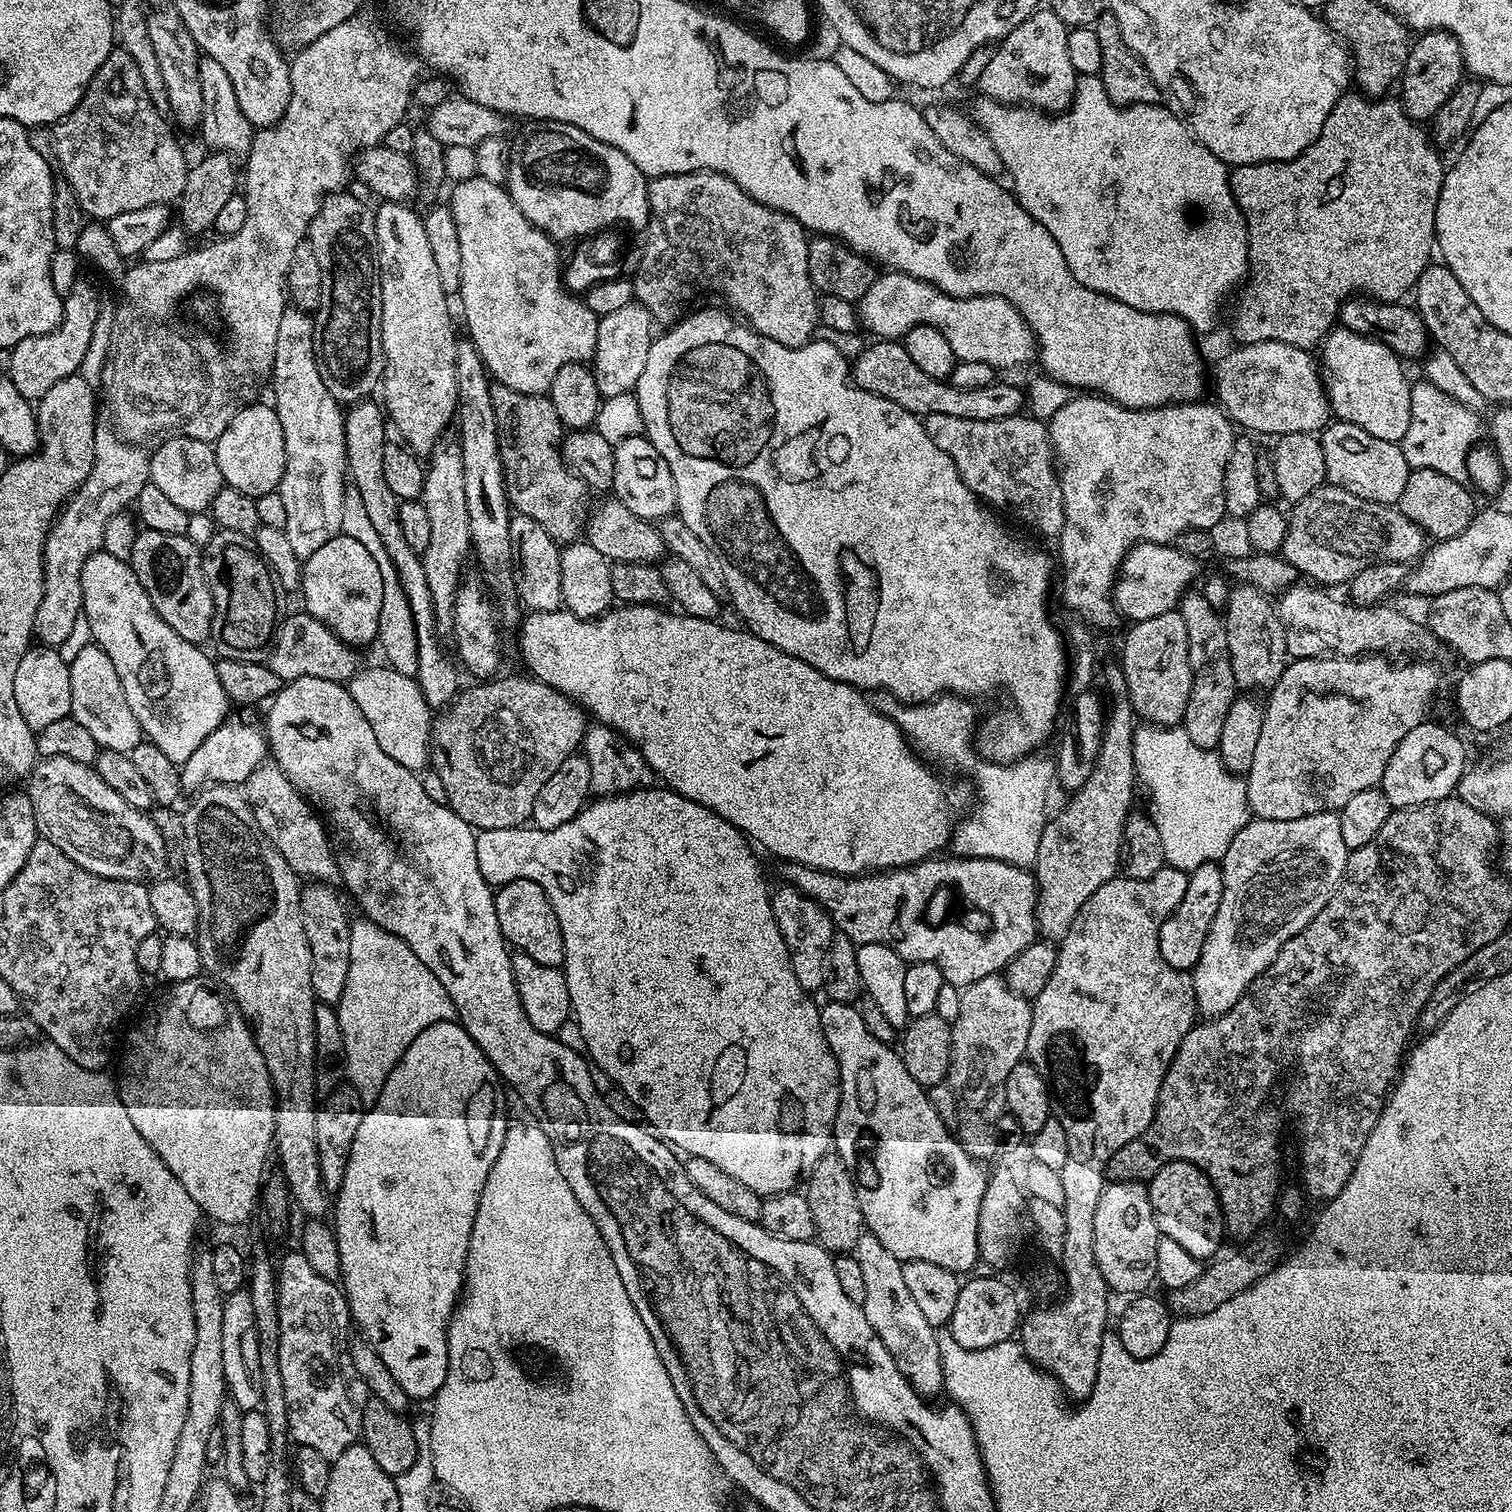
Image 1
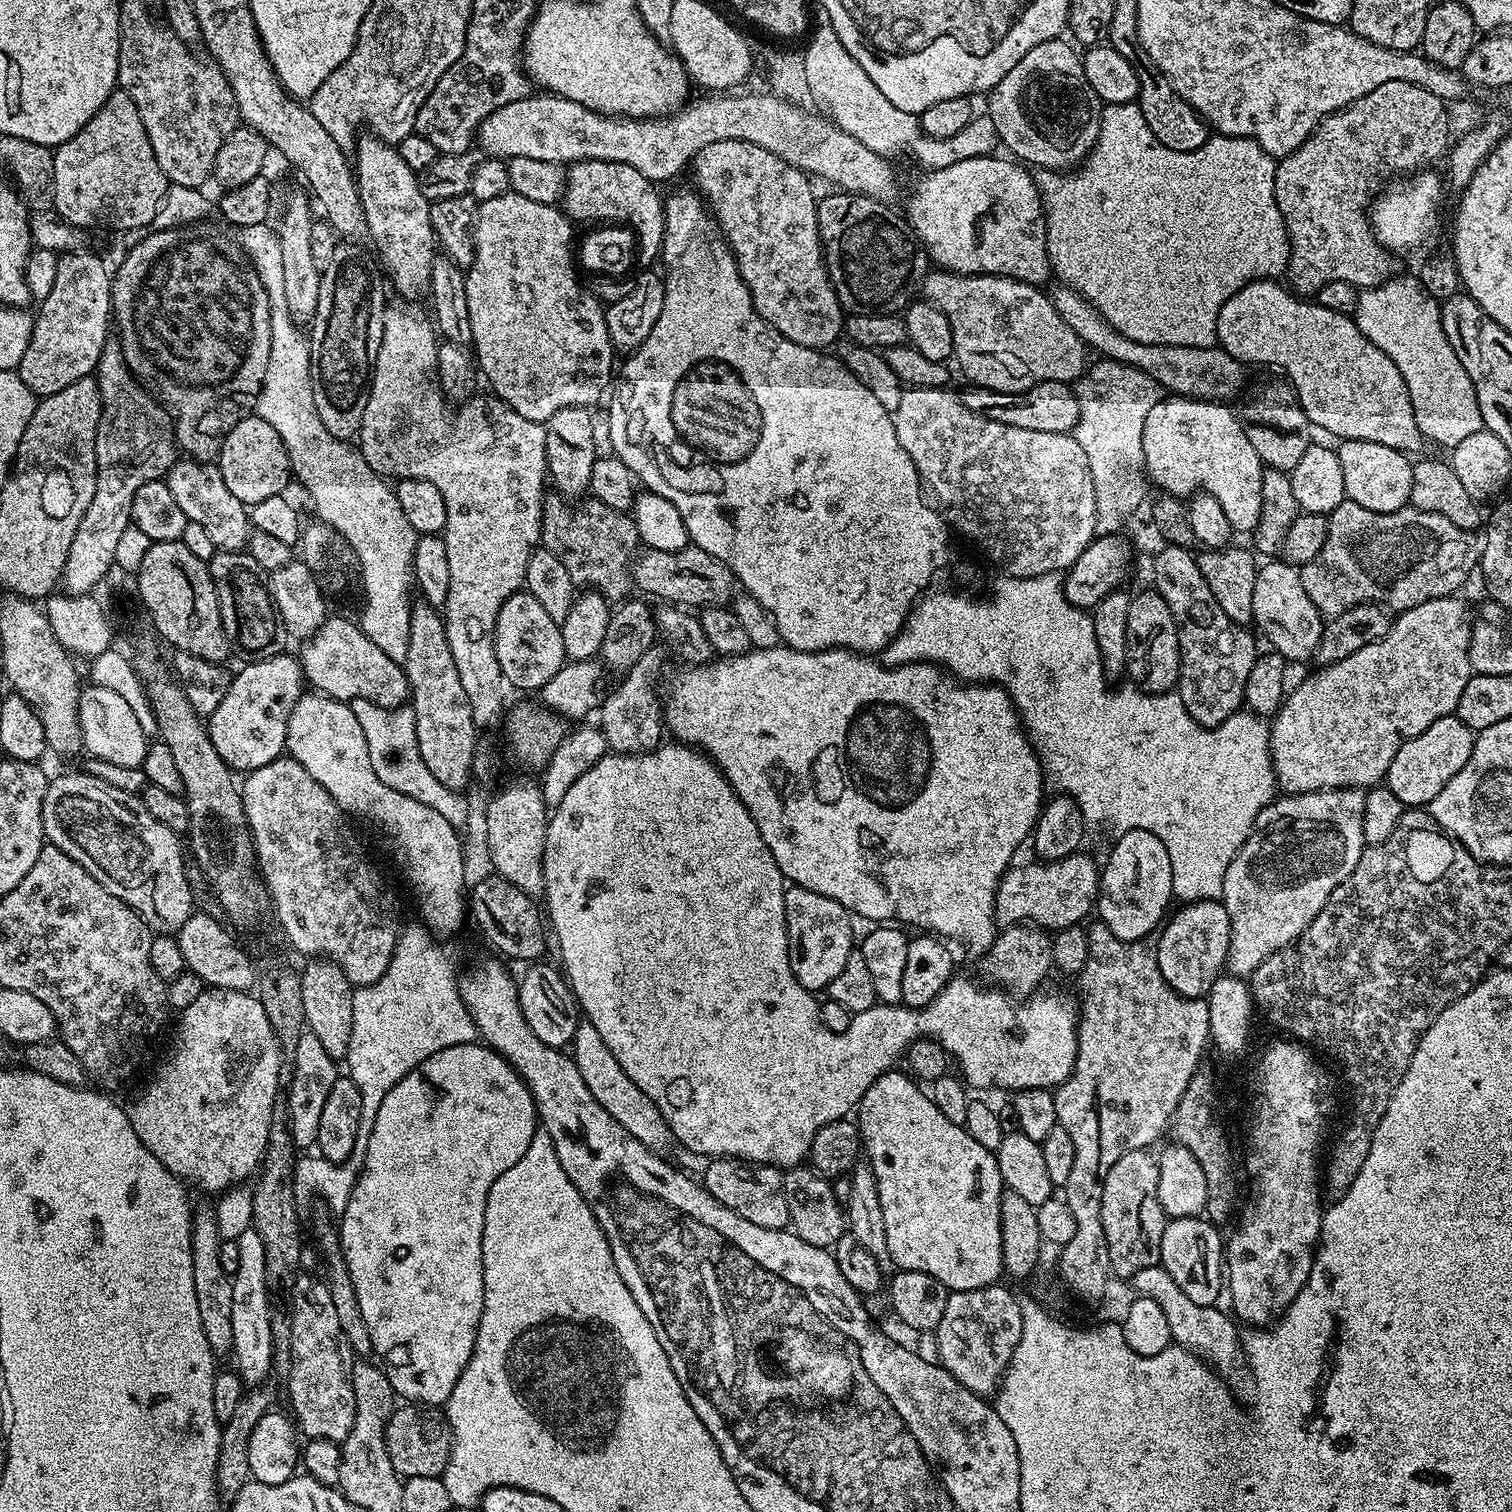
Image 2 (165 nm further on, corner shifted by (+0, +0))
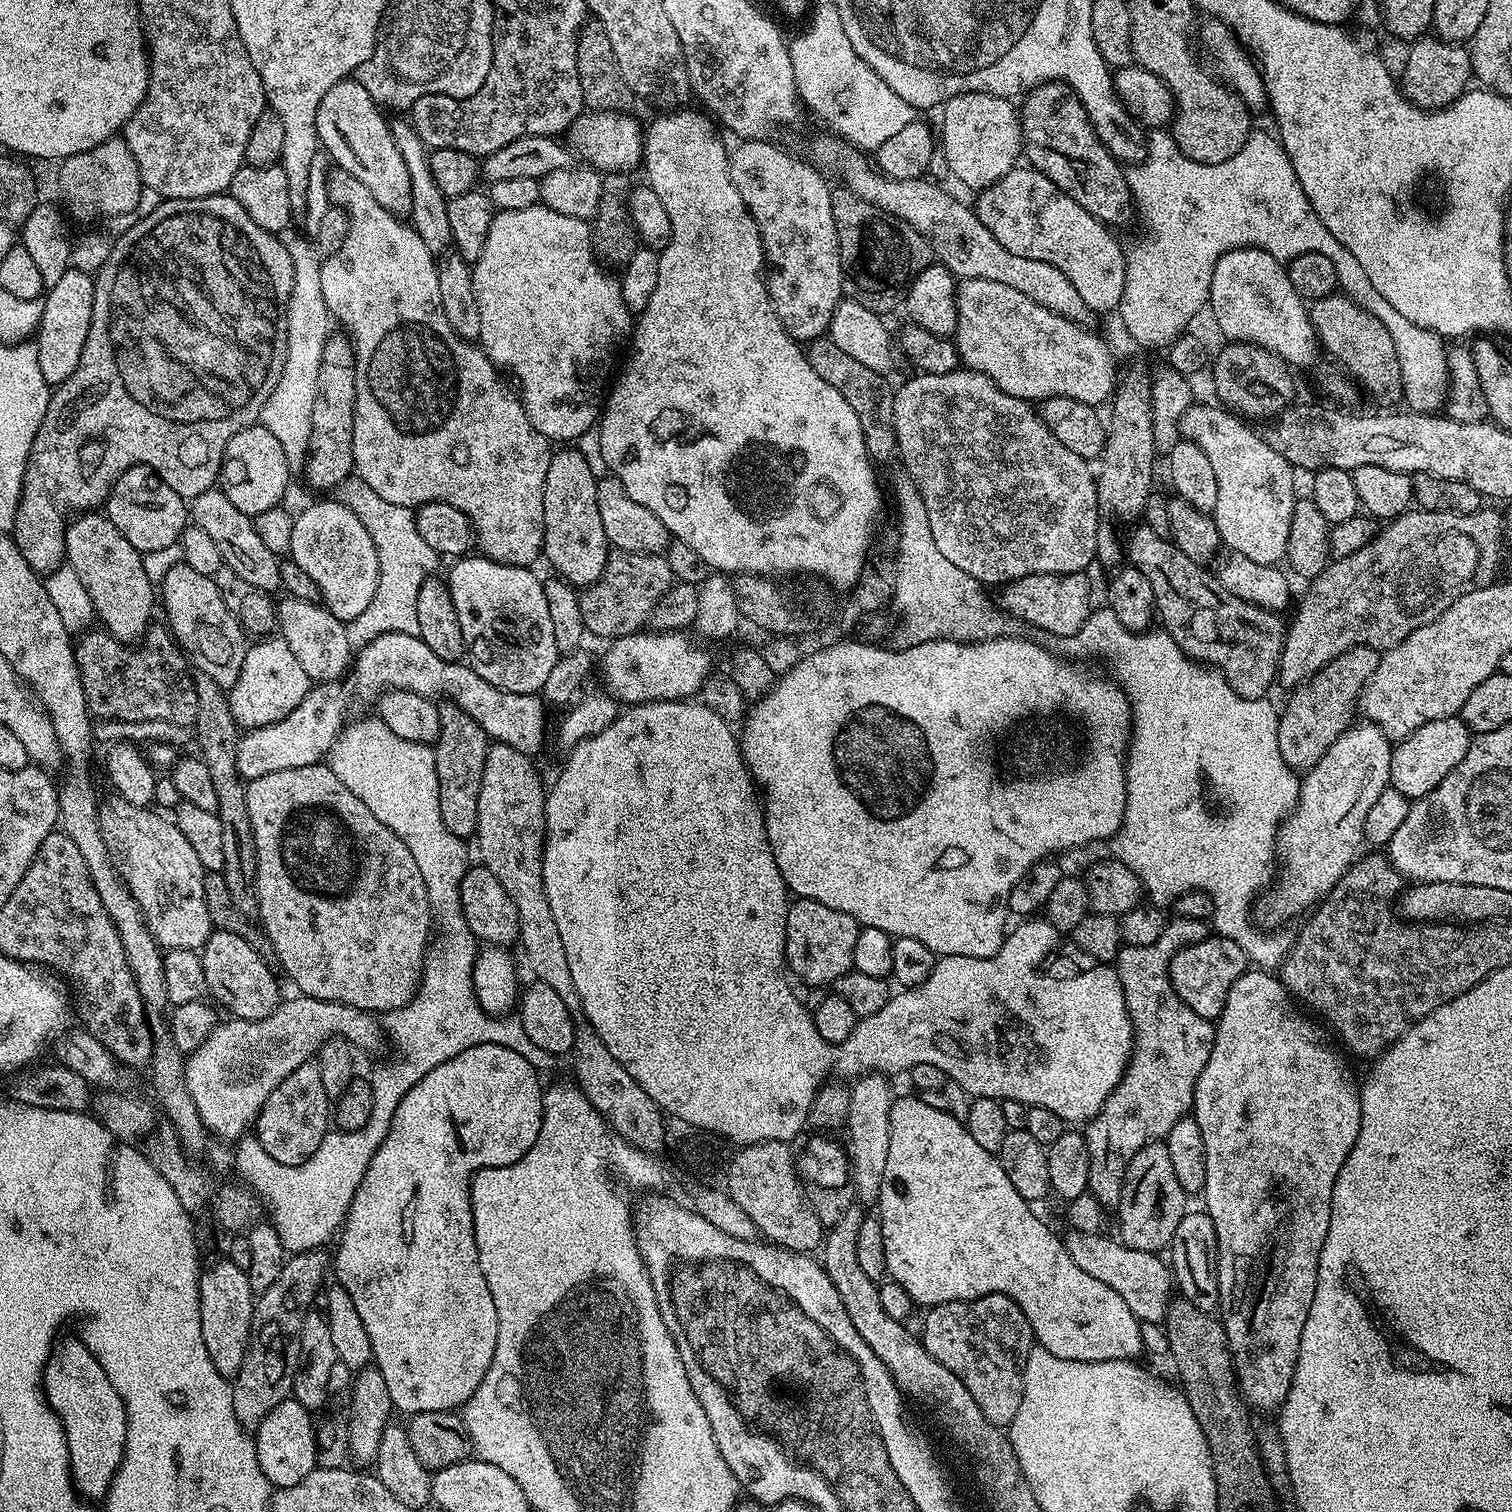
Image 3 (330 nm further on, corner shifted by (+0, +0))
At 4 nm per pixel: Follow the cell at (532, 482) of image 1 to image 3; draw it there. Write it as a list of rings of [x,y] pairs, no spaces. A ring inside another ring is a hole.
[[[621,552],[609,555],[608,565],[604,567],[604,573],[600,575],[597,584],[589,584],[580,592],[580,605],[582,606],[582,622],[585,633],[601,636],[604,642],[611,642],[622,638],[626,634],[634,634],[641,631],[651,621],[652,611],[656,603],[672,589],[674,577],[670,570],[670,562],[667,555],[657,554],[651,556],[645,552]]]

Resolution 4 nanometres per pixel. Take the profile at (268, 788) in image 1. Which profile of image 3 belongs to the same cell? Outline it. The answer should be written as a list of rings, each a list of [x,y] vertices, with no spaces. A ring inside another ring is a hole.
[[[324,762],[310,766],[294,766],[294,770],[274,770],[274,774],[262,774],[262,778],[247,781],[245,798],[256,847],[254,891],[261,920],[259,923],[268,936],[268,941],[272,943],[275,959],[280,959],[285,974],[296,983],[295,991],[319,1000],[361,1008],[363,1012],[373,1014],[405,1008],[420,985],[424,958],[428,955],[430,941],[434,936],[432,907],[426,894],[426,882],[422,882],[422,874],[418,871],[418,865],[414,862],[406,842],[402,842],[402,838],[398,838],[398,834],[394,834],[390,826],[382,826],[382,822],[378,822],[378,818],[370,814],[366,802],[362,802],[362,798],[354,798],[354,794],[350,794],[350,790],[342,786],[338,774],[334,774],[334,770]]]

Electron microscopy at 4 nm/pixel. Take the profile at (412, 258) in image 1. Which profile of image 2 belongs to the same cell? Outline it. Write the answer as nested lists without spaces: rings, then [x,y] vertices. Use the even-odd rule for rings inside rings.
[[[361,135],[355,152],[354,179],[360,191],[364,227],[380,251],[379,263],[382,268],[384,263],[383,271],[392,275],[393,286],[406,299],[423,297],[428,290],[432,257],[438,245],[430,226],[430,201],[422,194],[417,173],[402,162],[399,151],[393,145],[384,143],[379,136]]]

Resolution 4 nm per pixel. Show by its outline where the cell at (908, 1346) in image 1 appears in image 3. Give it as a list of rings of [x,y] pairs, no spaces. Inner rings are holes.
[[[869,1074],[859,1077],[850,1088],[852,1097],[846,1125],[848,1170],[850,1183],[856,1191],[855,1199],[864,1206],[875,1205],[879,1201],[882,1174],[886,1174],[886,1154],[890,1154],[890,1110],[894,1093],[888,1080],[884,1074]]]

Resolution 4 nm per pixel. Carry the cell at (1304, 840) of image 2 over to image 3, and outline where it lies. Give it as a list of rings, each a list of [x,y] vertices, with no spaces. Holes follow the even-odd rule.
[[[1356,722],[1349,726],[1336,739],[1334,746],[1330,746],[1330,750],[1326,750],[1326,754],[1318,758],[1316,765],[1303,773],[1296,807],[1285,816],[1276,833],[1278,875],[1271,887],[1254,904],[1254,920],[1257,925],[1280,926],[1283,925],[1280,924],[1283,920],[1288,920],[1299,912],[1307,913],[1332,891],[1332,887],[1356,863],[1361,851],[1360,844],[1365,843],[1366,814],[1370,806],[1374,806],[1378,794],[1389,787],[1390,758],[1394,747],[1393,741],[1389,740],[1388,735],[1377,724],[1363,723]]]

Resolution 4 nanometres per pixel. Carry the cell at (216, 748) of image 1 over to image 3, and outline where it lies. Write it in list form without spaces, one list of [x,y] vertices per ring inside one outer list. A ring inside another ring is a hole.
[[[260,638],[249,647],[246,658],[242,662],[242,670],[238,674],[238,682],[227,689],[230,714],[241,729],[251,730],[270,726],[274,722],[282,722],[290,710],[306,698],[306,694],[314,686],[314,681],[302,670],[298,658],[290,651],[290,646],[279,638]]]

